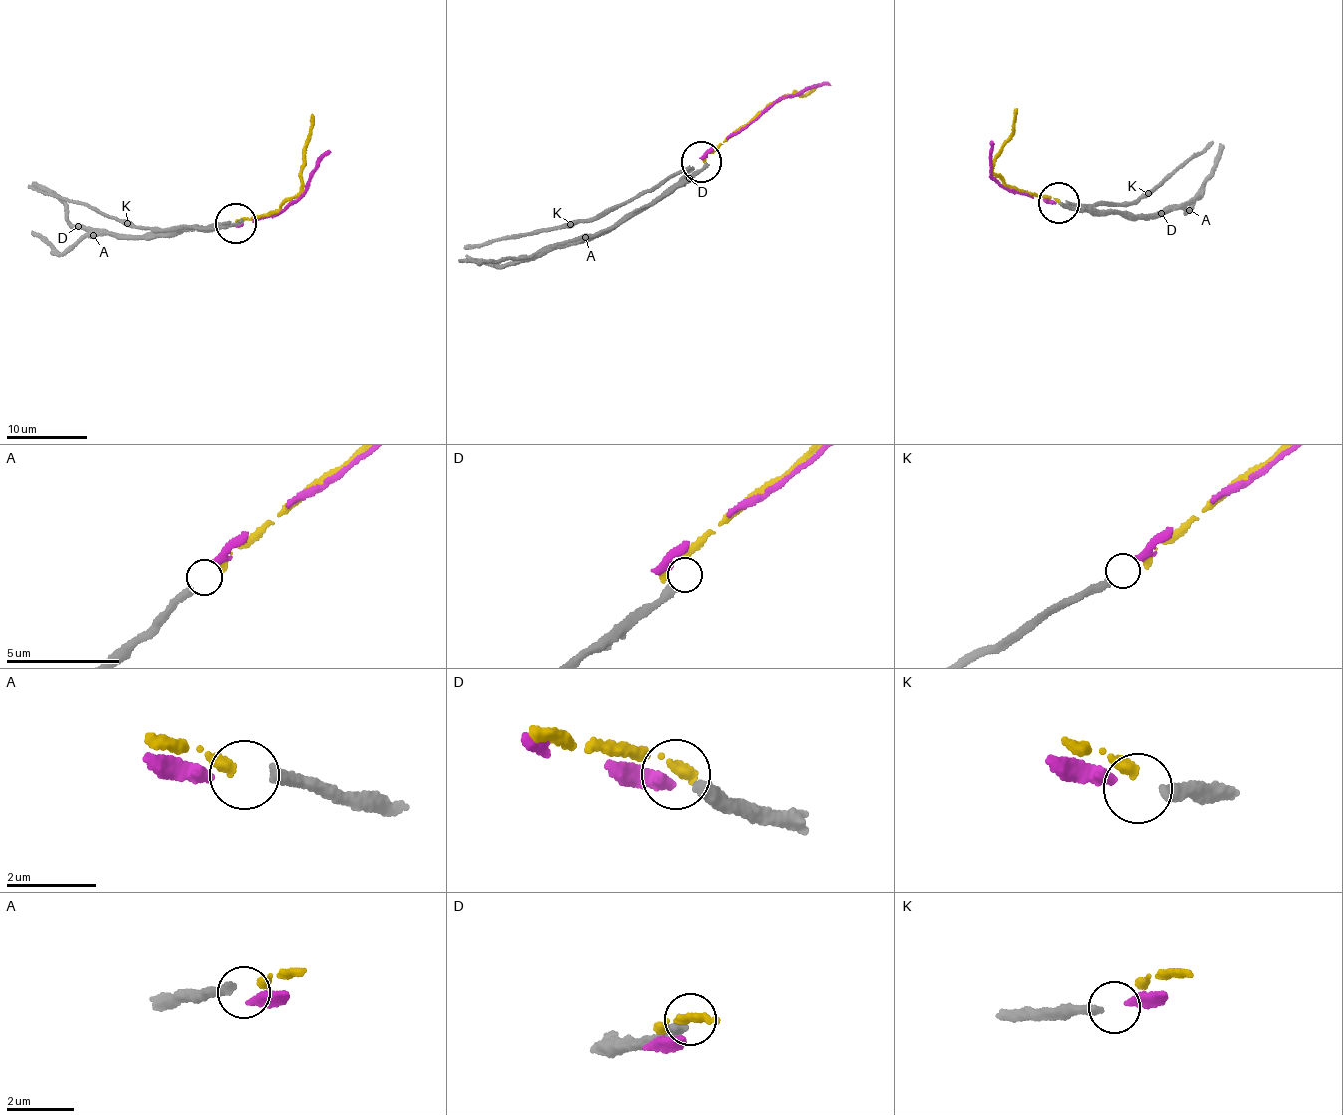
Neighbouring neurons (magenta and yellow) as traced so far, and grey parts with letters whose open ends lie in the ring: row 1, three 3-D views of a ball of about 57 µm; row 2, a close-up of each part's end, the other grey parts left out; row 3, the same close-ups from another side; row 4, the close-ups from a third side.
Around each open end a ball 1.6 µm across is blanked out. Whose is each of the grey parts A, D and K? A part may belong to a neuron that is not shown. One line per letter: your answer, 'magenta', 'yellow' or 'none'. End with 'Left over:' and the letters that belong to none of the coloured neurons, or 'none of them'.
A: yellow
D: none
K: magenta
Left over: D

